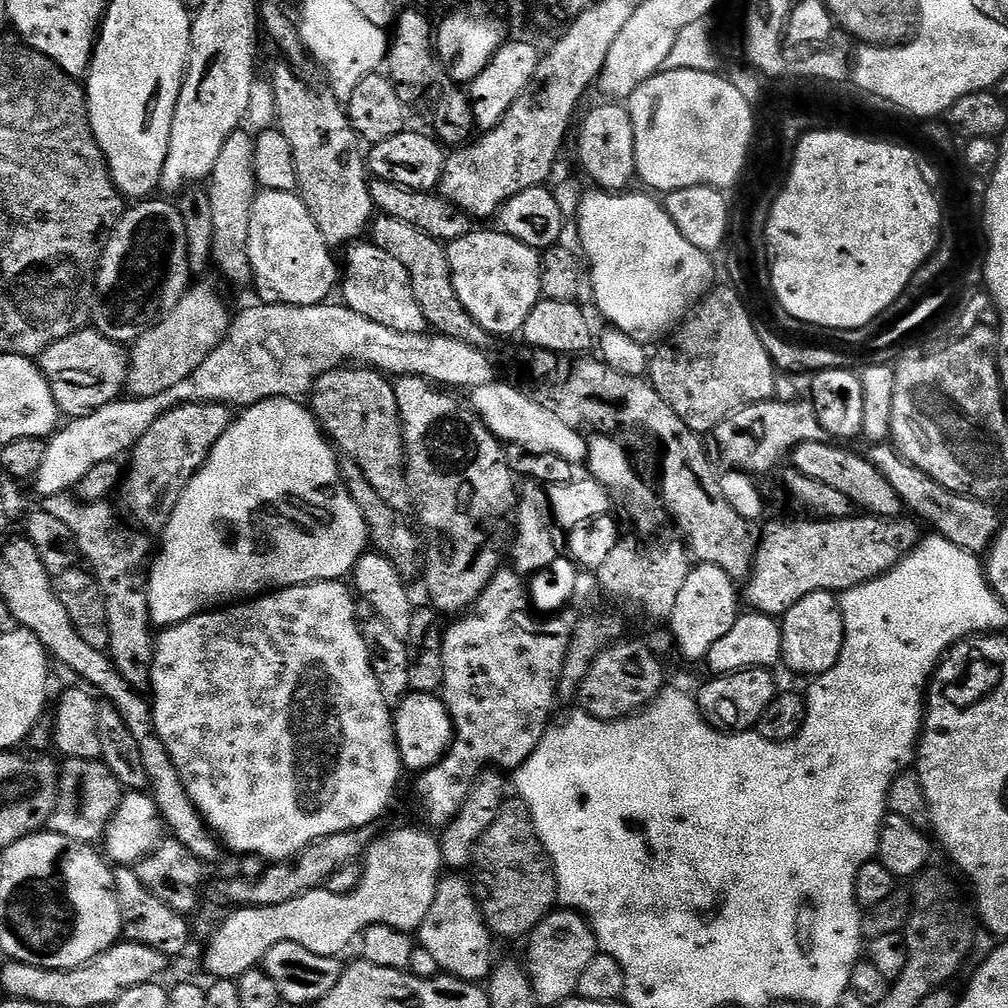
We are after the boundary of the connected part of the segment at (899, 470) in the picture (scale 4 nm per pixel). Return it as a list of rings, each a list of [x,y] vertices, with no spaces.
[[[891,443],[871,445],[867,449],[866,455],[873,466],[886,478],[886,482],[890,482],[890,486],[894,486],[905,509],[909,513],[917,512],[917,514],[912,514],[919,517],[925,525],[928,523],[932,527],[929,529],[935,535],[954,542],[954,546],[967,552],[984,554],[992,547],[993,540],[1000,532],[1002,517],[991,508],[993,506],[991,503],[975,500],[972,496],[954,494],[950,490],[946,490],[946,486],[938,486],[938,482],[934,482],[934,478],[930,478],[930,474],[918,470],[918,466],[914,466],[905,456],[900,455]]]

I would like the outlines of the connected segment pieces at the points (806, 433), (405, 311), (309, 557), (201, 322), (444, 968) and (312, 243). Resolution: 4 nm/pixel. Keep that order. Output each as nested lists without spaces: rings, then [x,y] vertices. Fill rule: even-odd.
[[[781,398],[763,400],[739,408],[733,416],[728,416],[716,427],[714,439],[722,459],[729,469],[747,474],[768,472],[771,468],[781,467],[780,459],[787,457],[792,449],[807,440],[824,440],[826,433],[819,424],[815,406],[808,398],[787,404]]]
[[[371,242],[353,243],[347,252],[348,261],[342,264],[342,288],[344,284],[342,300],[346,307],[362,314],[362,318],[370,318],[370,322],[390,326],[390,330],[413,331],[412,320],[423,321],[424,315],[418,306],[418,298],[414,298],[414,290],[410,283],[410,274],[406,274],[406,266],[390,258],[386,250]]]
[[[277,398],[263,400],[260,404],[253,404],[243,409],[224,431],[222,438],[218,438],[218,442],[212,447],[212,453],[208,455],[207,462],[196,471],[192,481],[185,486],[184,493],[178,498],[178,506],[162,533],[164,545],[160,548],[160,557],[156,561],[155,559],[151,561],[152,573],[148,576],[146,599],[153,625],[181,624],[191,616],[197,616],[199,612],[211,612],[221,606],[247,602],[281,588],[316,584],[319,580],[343,581],[364,555],[370,544],[368,523],[365,522],[362,510],[354,502],[354,498],[350,498],[348,487],[340,477],[340,460],[333,445],[326,439],[315,415],[305,405],[304,409],[300,403],[301,401],[296,398]]]
[[[204,282],[193,283],[178,302],[178,306],[174,306],[172,313],[150,330],[146,330],[146,334],[139,336],[131,345],[126,388],[133,397],[157,396],[170,390],[170,386],[178,386],[178,382],[194,374],[194,370],[198,370],[198,366],[202,366],[202,362],[206,362],[208,355],[224,341],[224,335],[230,327],[228,308],[214,285],[200,283]]]
[[[448,874],[439,881],[433,906],[418,931],[418,944],[438,962],[441,973],[457,976],[460,980],[484,982],[491,977],[494,967],[494,937],[488,930],[481,901],[480,904],[476,901],[471,886],[464,878],[460,874]]]
[[[260,190],[257,191],[254,198],[254,206],[250,210],[250,238],[248,239],[248,253],[250,254],[250,266],[252,267],[252,278],[254,281],[254,289],[261,297],[259,298],[265,304],[288,304],[294,308],[305,308],[306,306],[314,306],[315,304],[325,303],[329,299],[328,296],[332,292],[332,287],[338,284],[338,264],[332,261],[333,249],[322,238],[322,234],[318,230],[318,226],[314,222],[314,218],[310,214],[310,210],[304,205],[304,201],[300,199],[296,192],[279,192],[278,190]]]

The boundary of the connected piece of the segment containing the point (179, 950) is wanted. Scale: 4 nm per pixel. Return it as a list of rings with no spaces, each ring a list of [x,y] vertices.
[[[120,866],[114,872],[116,878],[116,897],[120,903],[120,916],[124,919],[123,935],[131,943],[150,946],[158,954],[169,958],[180,956],[188,948],[188,943],[193,943],[193,925],[189,917],[182,912],[170,910],[162,898],[154,898],[142,882],[138,882],[135,867]]]

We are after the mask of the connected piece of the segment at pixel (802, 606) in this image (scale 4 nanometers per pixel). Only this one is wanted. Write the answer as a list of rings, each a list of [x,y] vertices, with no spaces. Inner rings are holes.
[[[815,592],[806,594],[802,602],[785,612],[780,624],[782,634],[783,667],[797,672],[800,676],[815,678],[838,662],[838,654],[842,654],[842,642],[844,641],[844,619],[840,613],[840,601],[833,593]]]

